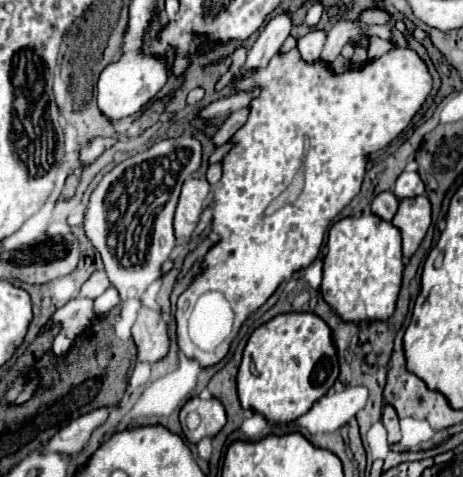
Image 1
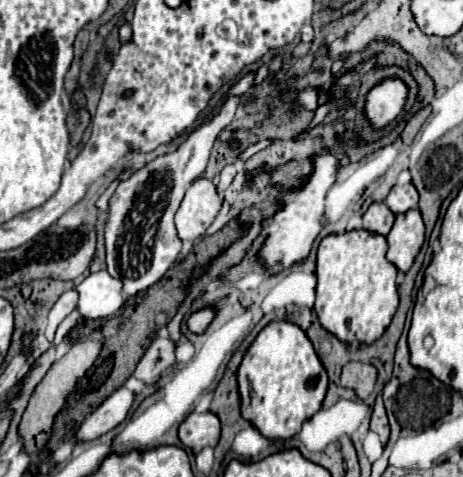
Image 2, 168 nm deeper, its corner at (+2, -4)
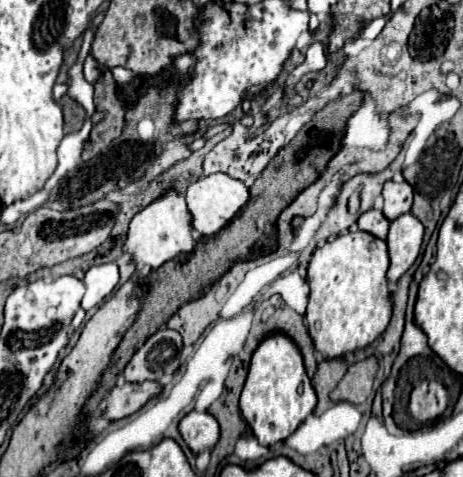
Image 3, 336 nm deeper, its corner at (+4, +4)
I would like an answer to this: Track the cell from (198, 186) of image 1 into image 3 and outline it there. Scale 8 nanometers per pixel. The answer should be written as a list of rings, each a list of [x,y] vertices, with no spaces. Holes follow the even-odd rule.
[[[211,174],[205,178],[199,178],[187,186],[185,192],[187,198],[187,208],[191,216],[191,228],[203,236],[213,236],[217,234],[235,214],[237,210],[249,200],[247,186],[227,174]]]

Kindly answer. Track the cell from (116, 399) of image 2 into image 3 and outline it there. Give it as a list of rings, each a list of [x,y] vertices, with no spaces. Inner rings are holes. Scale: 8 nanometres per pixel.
[[[125,382],[121,388],[115,386],[105,400],[105,408],[101,416],[105,420],[121,420],[137,412],[151,396],[159,392],[161,392],[161,386],[155,382],[141,382],[141,384]]]

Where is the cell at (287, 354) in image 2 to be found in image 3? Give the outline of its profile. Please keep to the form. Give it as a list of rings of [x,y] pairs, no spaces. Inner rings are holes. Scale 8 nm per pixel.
[[[285,332],[269,334],[259,342],[257,350],[251,356],[245,388],[241,392],[241,414],[251,426],[253,434],[263,446],[271,446],[275,442],[291,436],[297,426],[315,410],[317,394],[311,384],[311,378],[305,372],[303,354],[295,340]]]

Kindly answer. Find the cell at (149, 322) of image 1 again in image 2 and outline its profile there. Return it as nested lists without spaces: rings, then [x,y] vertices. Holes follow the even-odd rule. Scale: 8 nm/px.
[[[157,336],[143,358],[139,360],[133,376],[145,384],[157,384],[161,374],[175,364],[175,342],[171,338]]]

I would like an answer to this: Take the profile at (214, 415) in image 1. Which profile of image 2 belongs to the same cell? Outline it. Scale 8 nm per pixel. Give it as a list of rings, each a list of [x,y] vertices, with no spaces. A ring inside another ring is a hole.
[[[193,412],[179,426],[179,438],[187,448],[193,450],[193,454],[199,454],[205,446],[217,446],[219,430],[221,430],[221,426],[219,426],[219,418],[215,414]]]

